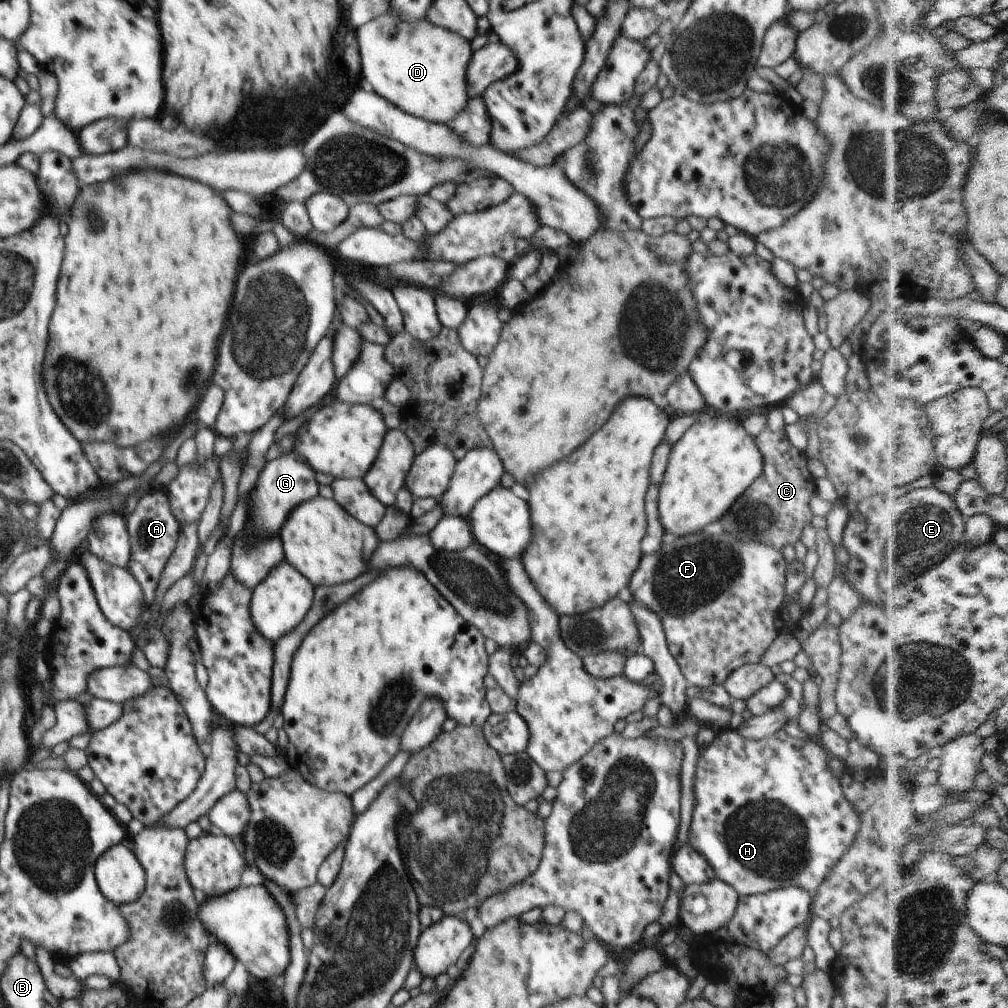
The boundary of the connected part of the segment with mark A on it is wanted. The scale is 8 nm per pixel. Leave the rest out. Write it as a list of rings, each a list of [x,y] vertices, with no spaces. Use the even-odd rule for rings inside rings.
[[[161,488],[151,489],[136,504],[134,512],[128,511],[125,517],[131,545],[131,558],[127,570],[138,582],[145,597],[145,606],[149,608],[155,598],[164,568],[176,548],[182,528],[172,513],[165,490]]]

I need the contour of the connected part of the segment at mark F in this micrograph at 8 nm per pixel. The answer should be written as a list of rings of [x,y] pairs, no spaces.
[[[706,530],[702,532],[692,533],[684,537],[664,536],[665,540],[662,546],[653,554],[646,554],[642,558],[640,568],[634,572],[632,582],[628,586],[628,590],[640,605],[653,611],[659,616],[667,641],[669,652],[675,657],[679,663],[679,667],[684,672],[685,680],[688,685],[695,685],[702,689],[713,685],[722,685],[731,673],[734,673],[743,665],[761,663],[764,652],[772,645],[772,642],[779,636],[774,622],[779,614],[780,608],[785,602],[785,587],[787,584],[787,562],[782,555],[780,549],[773,548],[770,544],[762,544],[759,540],[746,540],[746,536],[742,538],[742,534],[730,534],[730,532],[720,532],[720,534],[708,534]]]

